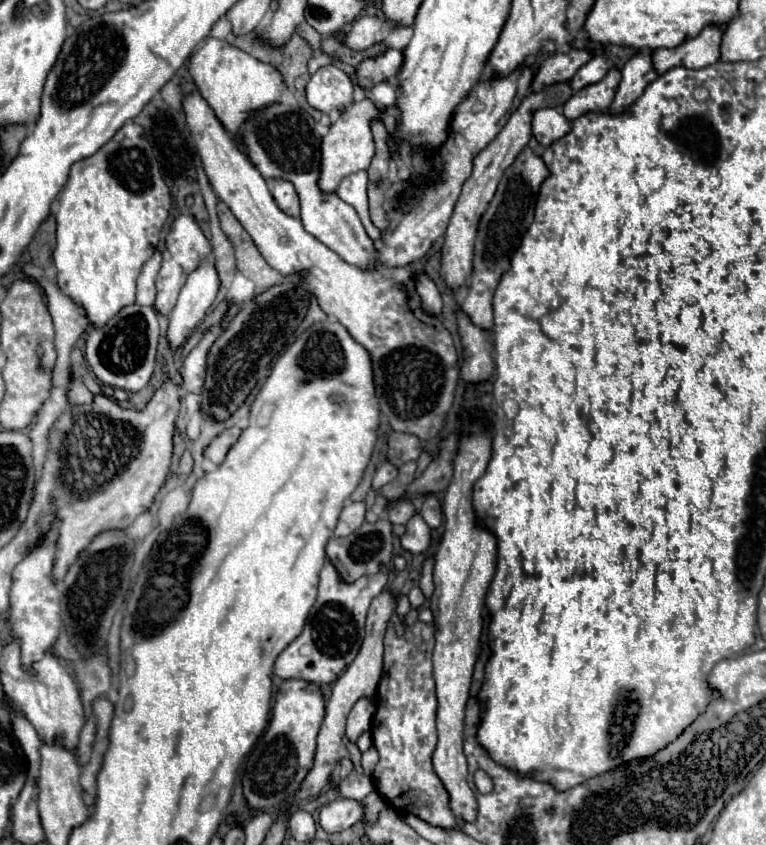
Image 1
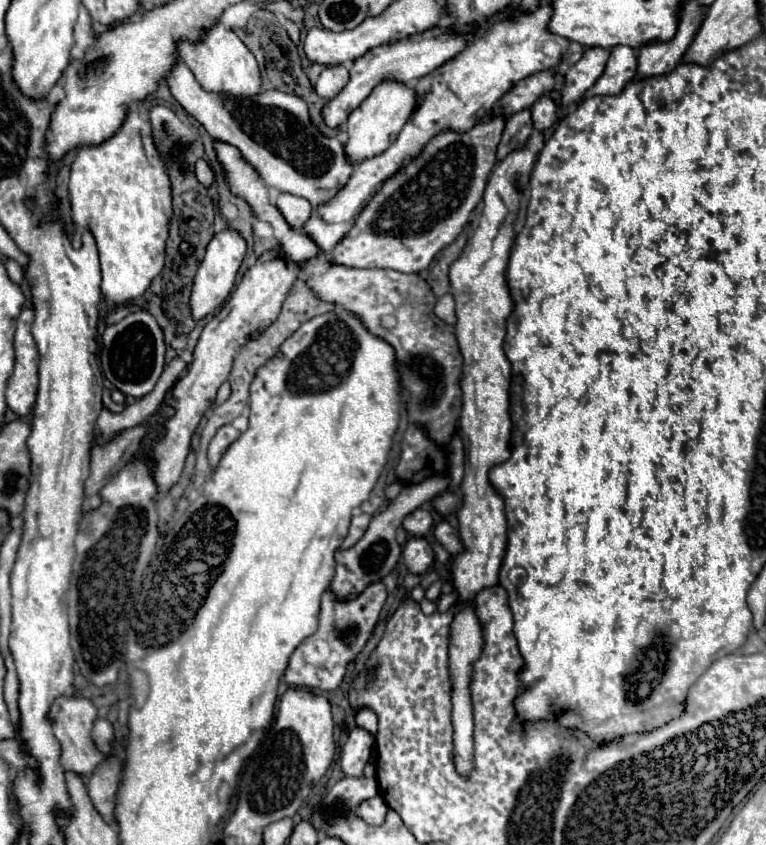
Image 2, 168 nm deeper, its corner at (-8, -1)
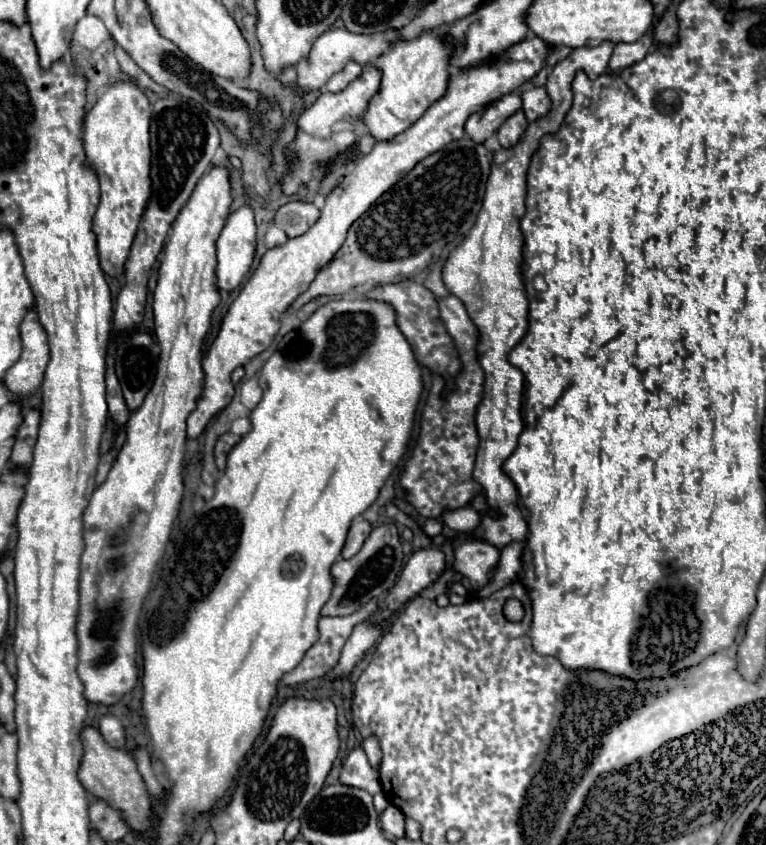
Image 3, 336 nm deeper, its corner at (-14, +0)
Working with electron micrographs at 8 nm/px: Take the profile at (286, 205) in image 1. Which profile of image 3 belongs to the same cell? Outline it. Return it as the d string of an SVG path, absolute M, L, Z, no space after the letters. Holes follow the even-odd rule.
M295 200L295 202L283 204L277 210L275 224L281 230L285 230L289 238L293 238L293 236L301 236L303 232L307 232L307 228L311 228L311 224L315 224L317 218L319 218L319 210L311 202Z

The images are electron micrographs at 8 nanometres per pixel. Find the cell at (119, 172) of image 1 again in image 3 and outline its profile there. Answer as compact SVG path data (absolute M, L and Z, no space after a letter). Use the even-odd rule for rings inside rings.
M133 82L109 86L85 118L85 166L97 174L101 184L101 204L93 220L93 230L97 234L101 268L111 278L121 278L125 274L123 266L137 236L139 220L151 198L149 118L151 104L143 90L139 90Z

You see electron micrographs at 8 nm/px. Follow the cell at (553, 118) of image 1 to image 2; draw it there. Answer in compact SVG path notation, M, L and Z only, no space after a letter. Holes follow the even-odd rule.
M549 95L539 97L531 105L531 121L533 121L533 127L537 131L549 129L555 123L555 119L557 119L557 115L555 115L555 103L553 103L553 99Z

